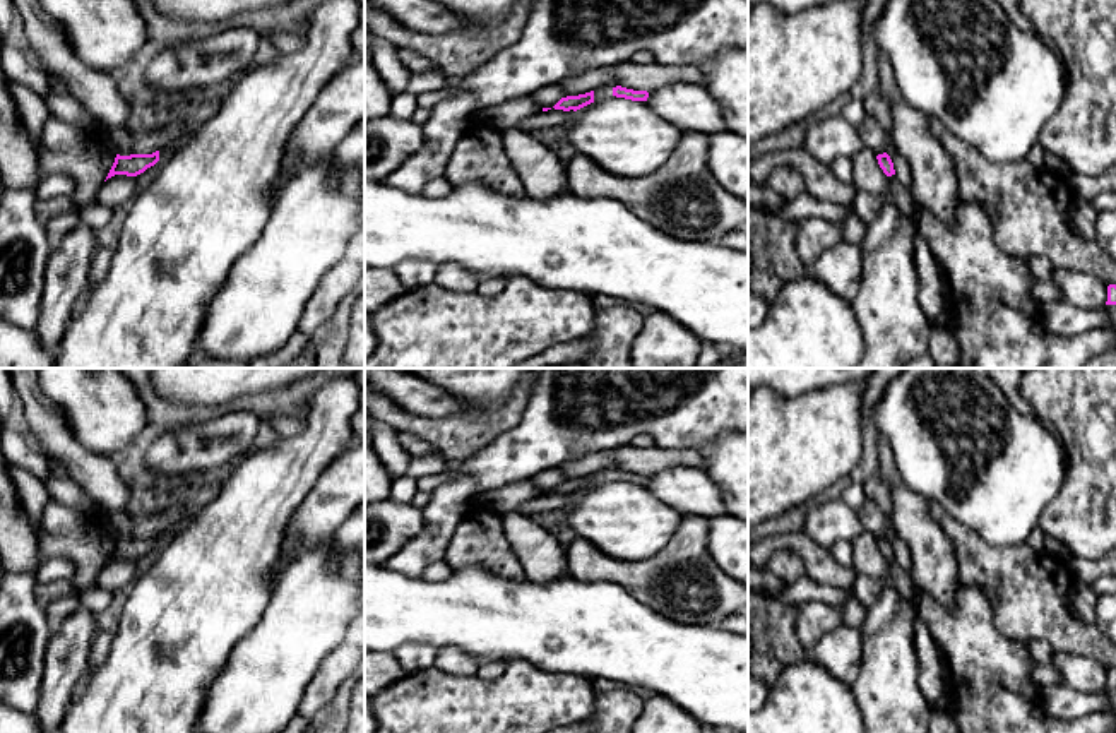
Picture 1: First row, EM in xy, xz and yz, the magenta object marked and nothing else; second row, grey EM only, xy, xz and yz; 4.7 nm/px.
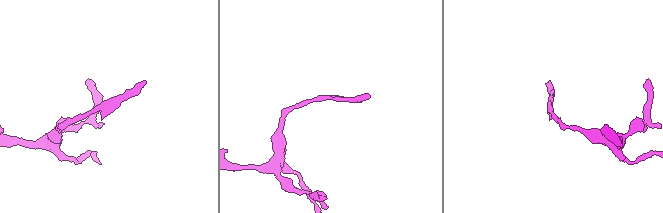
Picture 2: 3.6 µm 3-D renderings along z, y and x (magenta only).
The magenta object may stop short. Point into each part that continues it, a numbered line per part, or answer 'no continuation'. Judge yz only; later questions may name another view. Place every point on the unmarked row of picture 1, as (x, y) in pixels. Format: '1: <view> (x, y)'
1: yz (873, 518)

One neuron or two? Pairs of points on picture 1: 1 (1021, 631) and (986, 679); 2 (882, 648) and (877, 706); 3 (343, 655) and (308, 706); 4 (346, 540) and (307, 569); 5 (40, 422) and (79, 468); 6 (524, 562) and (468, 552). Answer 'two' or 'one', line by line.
1: two
2: one
3: one
4: two
5: one
6: one

